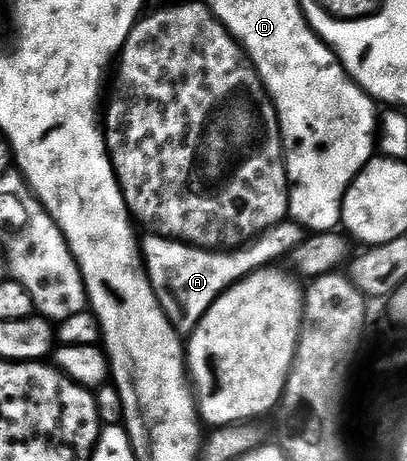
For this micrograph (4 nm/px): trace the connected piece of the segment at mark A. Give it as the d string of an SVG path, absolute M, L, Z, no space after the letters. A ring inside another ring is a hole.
M287 219L253 241L229 251L203 249L169 235L154 236L158 237L143 236L140 241L146 273L156 291L156 299L172 327L180 335L189 335L223 292L244 280L250 273L273 266L281 257L283 260L302 242L304 230L295 221Z

